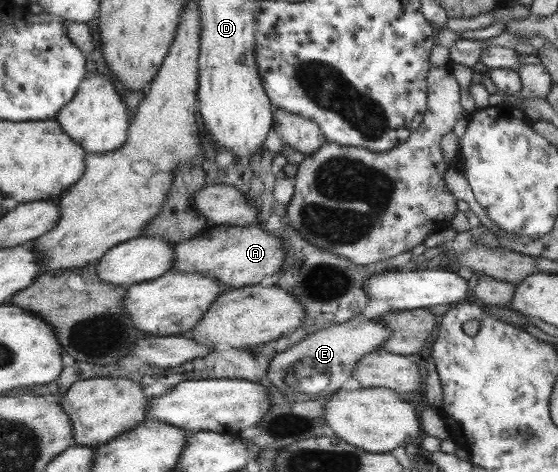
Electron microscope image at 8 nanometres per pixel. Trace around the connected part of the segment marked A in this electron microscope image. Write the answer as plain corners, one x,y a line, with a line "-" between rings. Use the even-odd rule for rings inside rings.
211,225
189,240
173,243
173,262
169,270
175,269
181,273
205,273
221,281
225,288
238,289
259,285
265,276
275,274
281,268
284,257
285,249
281,239
273,237
269,231
261,227

